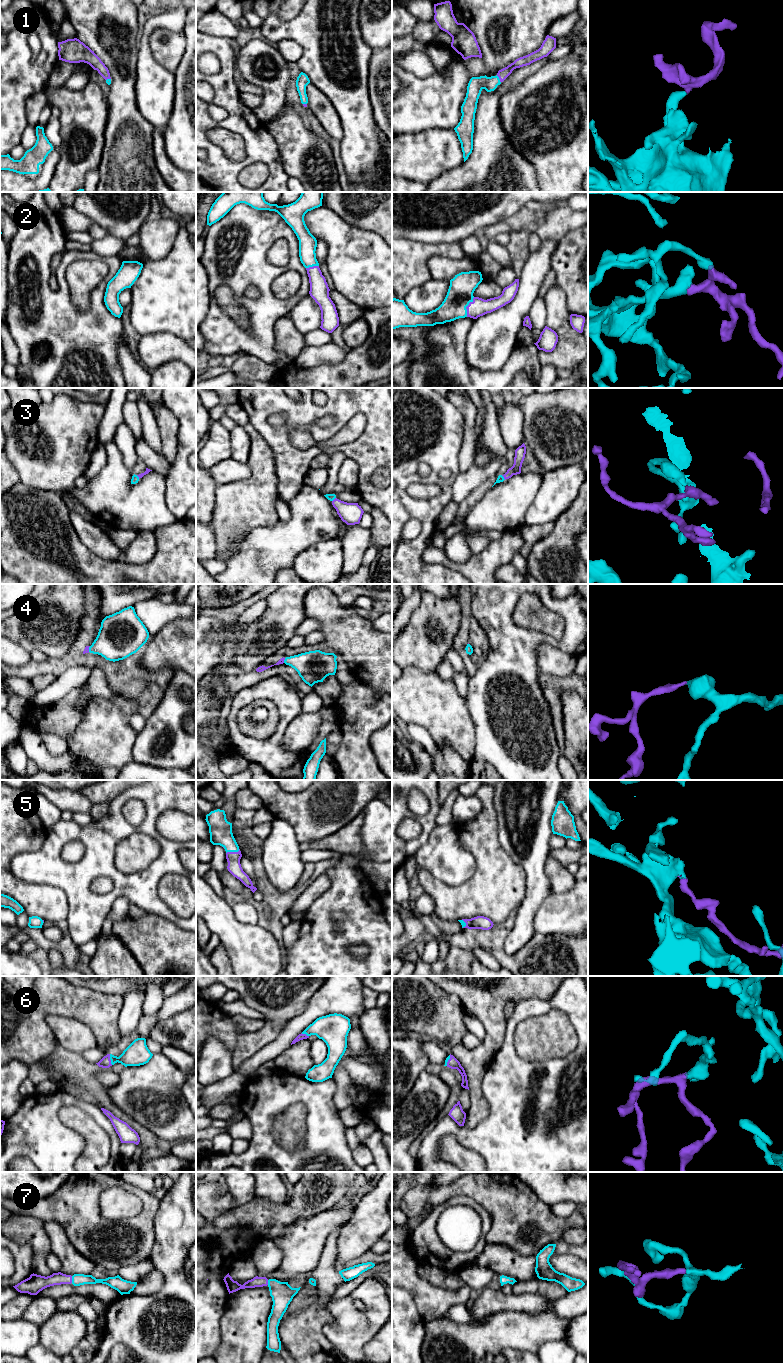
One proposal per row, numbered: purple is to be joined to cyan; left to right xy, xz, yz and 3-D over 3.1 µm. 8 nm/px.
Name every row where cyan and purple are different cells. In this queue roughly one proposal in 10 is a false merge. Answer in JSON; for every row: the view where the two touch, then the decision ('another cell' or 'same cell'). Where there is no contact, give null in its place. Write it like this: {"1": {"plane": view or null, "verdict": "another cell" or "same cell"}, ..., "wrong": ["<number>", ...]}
{"1": {"plane": "yz", "verdict": "same cell"}, "2": {"plane": "yz", "verdict": "same cell"}, "3": {"plane": "yz", "verdict": "same cell"}, "4": {"plane": "xz", "verdict": "same cell"}, "5": {"plane": "xz", "verdict": "same cell"}, "6": {"plane": "xy", "verdict": "same cell"}, "7": {"plane": "xy", "verdict": "same cell"}, "wrong": []}

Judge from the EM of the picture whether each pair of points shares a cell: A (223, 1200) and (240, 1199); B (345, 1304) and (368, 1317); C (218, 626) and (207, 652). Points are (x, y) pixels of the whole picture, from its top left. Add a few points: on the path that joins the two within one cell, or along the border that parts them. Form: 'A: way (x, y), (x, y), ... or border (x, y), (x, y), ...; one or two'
A: border (223, 1183), (233, 1198), (233, 1205), (225, 1213); two
B: way (351, 1310), (358, 1317), (362, 1317); one
C: way (212, 632), (207, 637), (207, 646); one

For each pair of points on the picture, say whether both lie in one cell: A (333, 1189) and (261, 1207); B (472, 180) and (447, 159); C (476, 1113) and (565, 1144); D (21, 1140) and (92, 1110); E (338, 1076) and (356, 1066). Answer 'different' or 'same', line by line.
A: same
B: different
C: different
D: same
E: different

